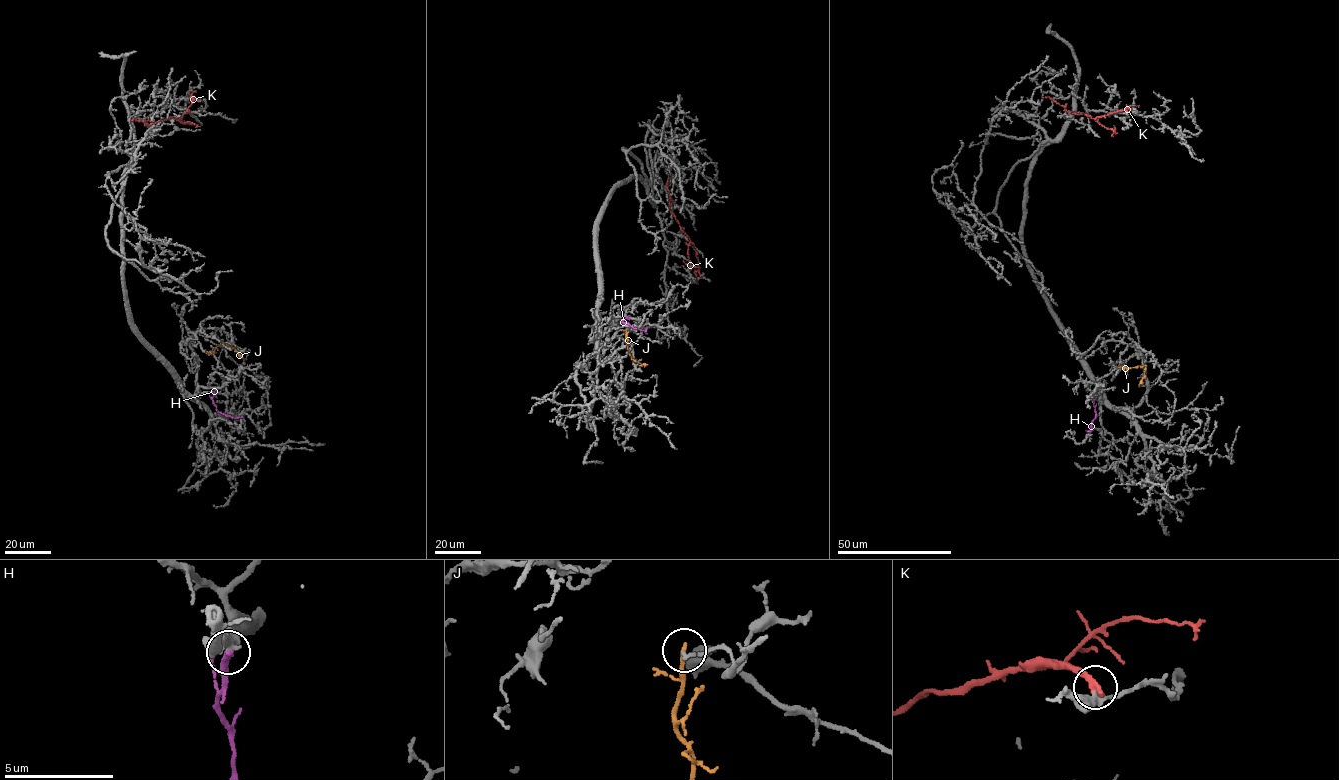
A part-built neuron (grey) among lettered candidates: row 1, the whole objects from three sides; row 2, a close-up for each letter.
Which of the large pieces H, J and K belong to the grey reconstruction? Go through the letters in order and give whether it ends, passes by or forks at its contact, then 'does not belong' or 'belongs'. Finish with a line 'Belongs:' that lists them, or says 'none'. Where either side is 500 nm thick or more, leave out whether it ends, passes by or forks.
H: it ends; does not belong
J: it ends; does not belong
K: it ends; does not belong
Belongs: none

